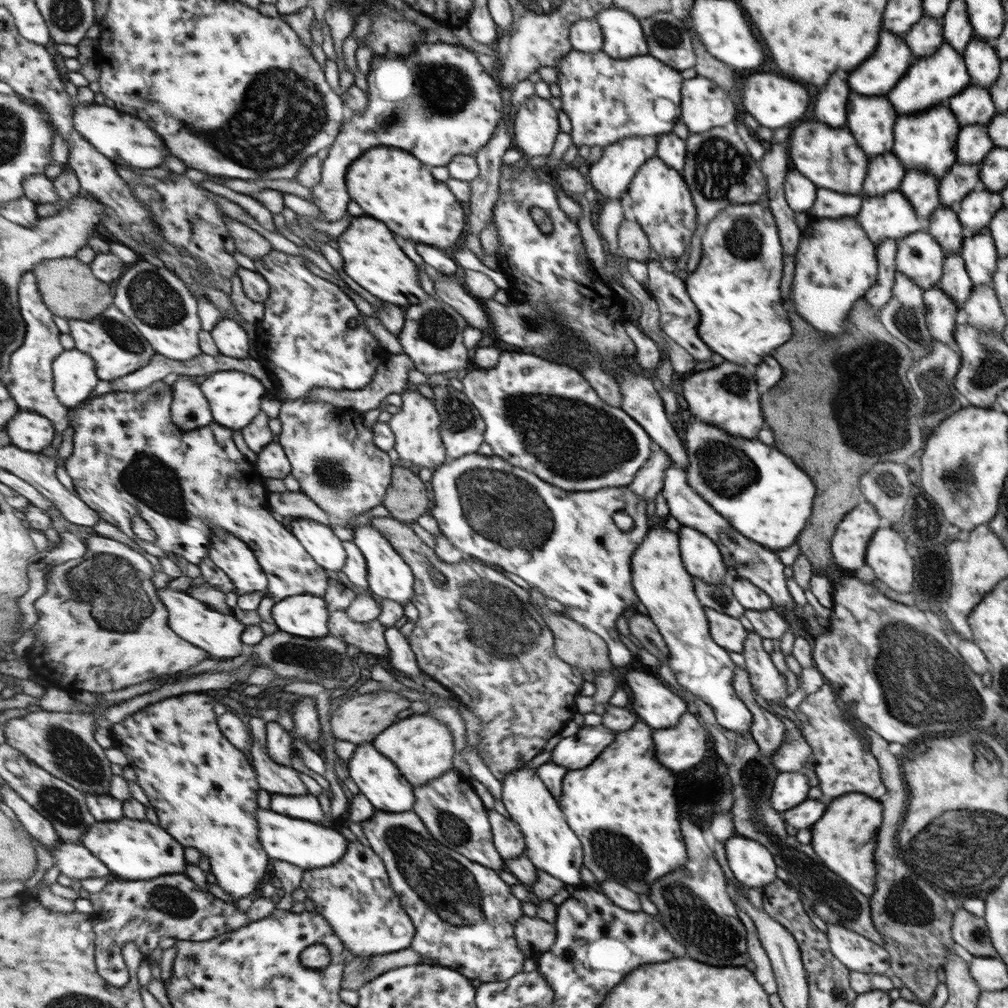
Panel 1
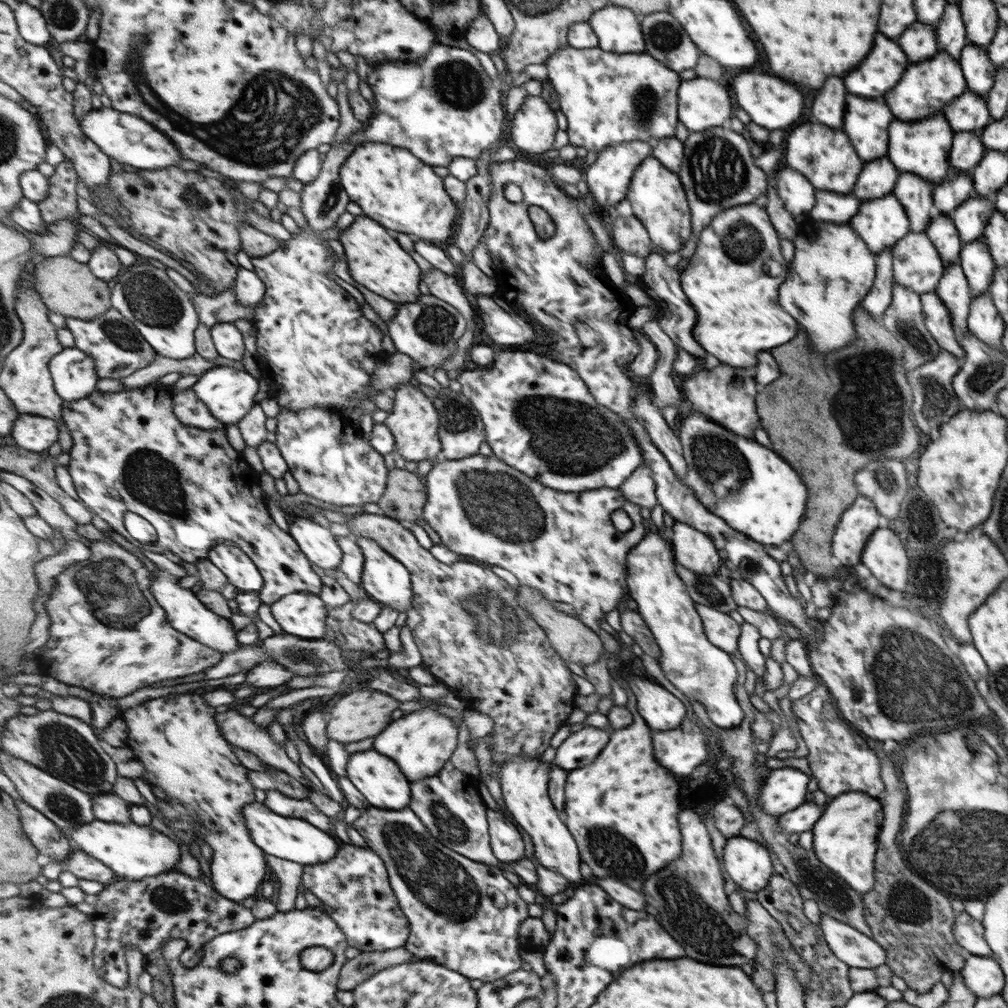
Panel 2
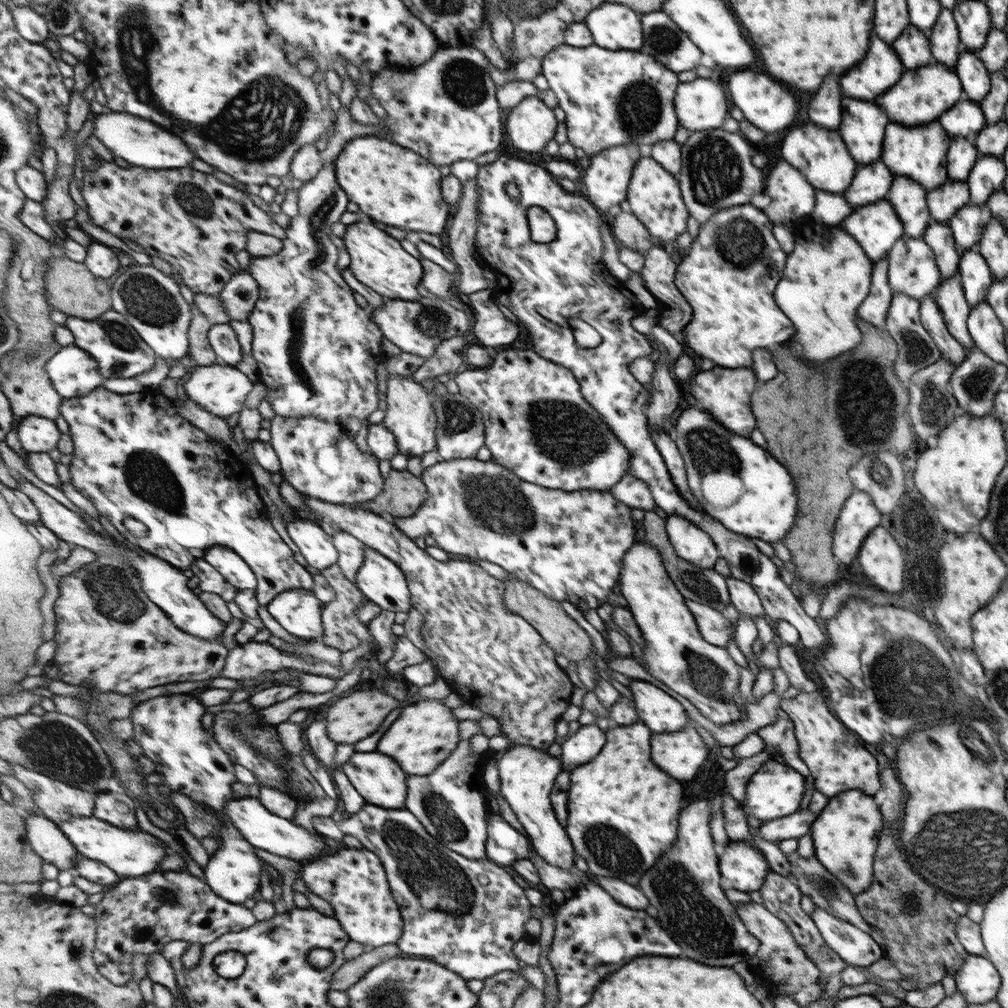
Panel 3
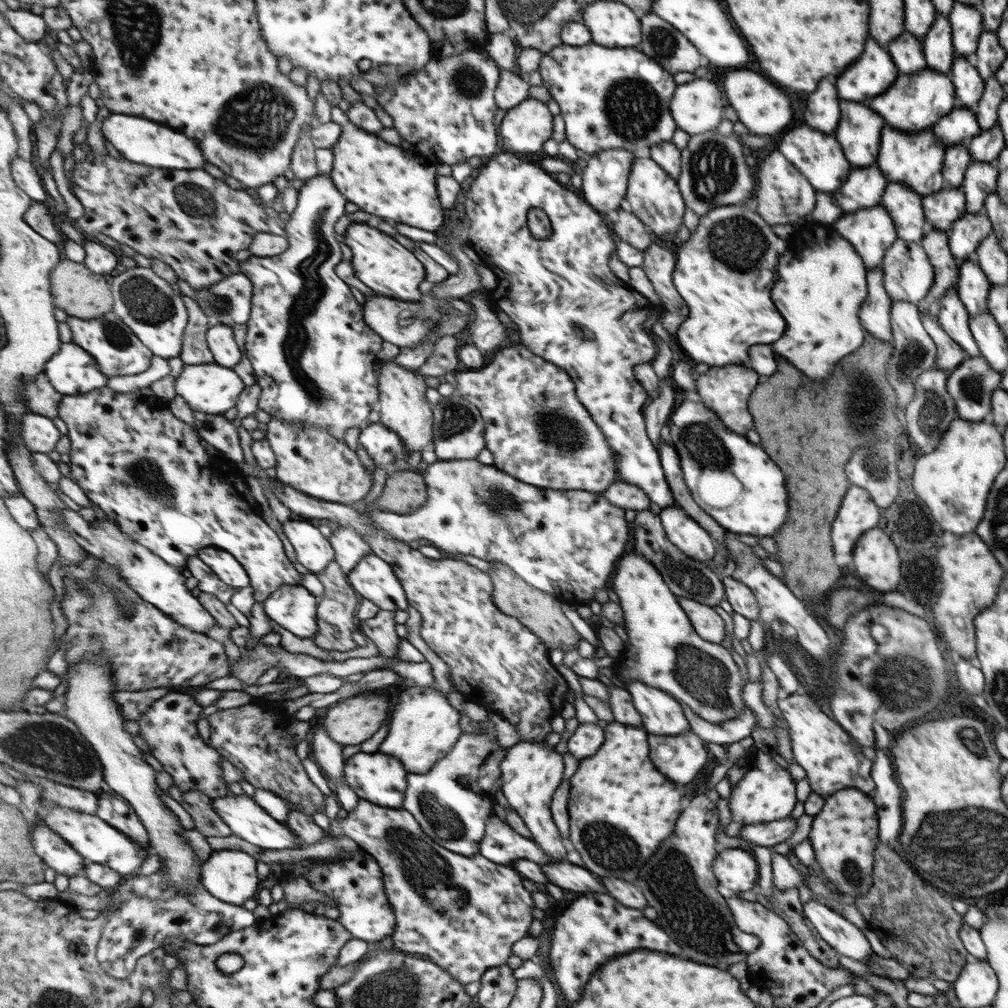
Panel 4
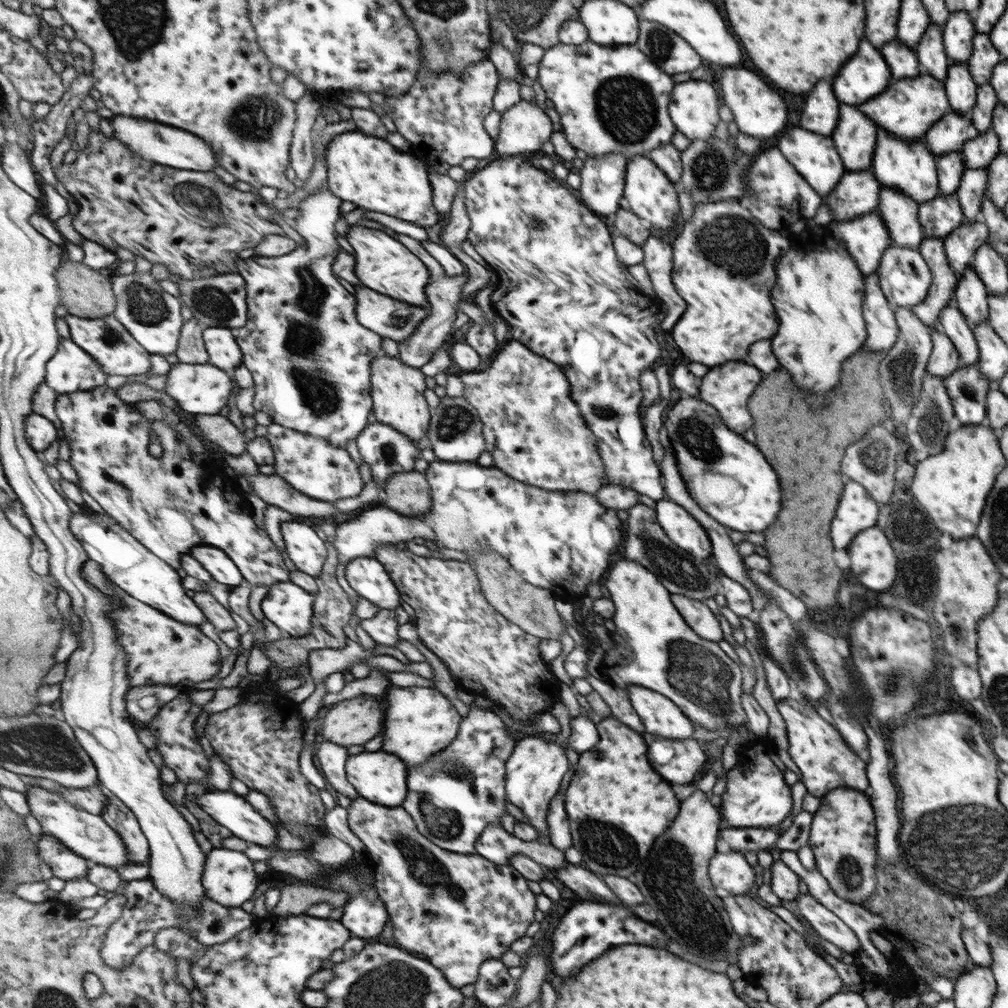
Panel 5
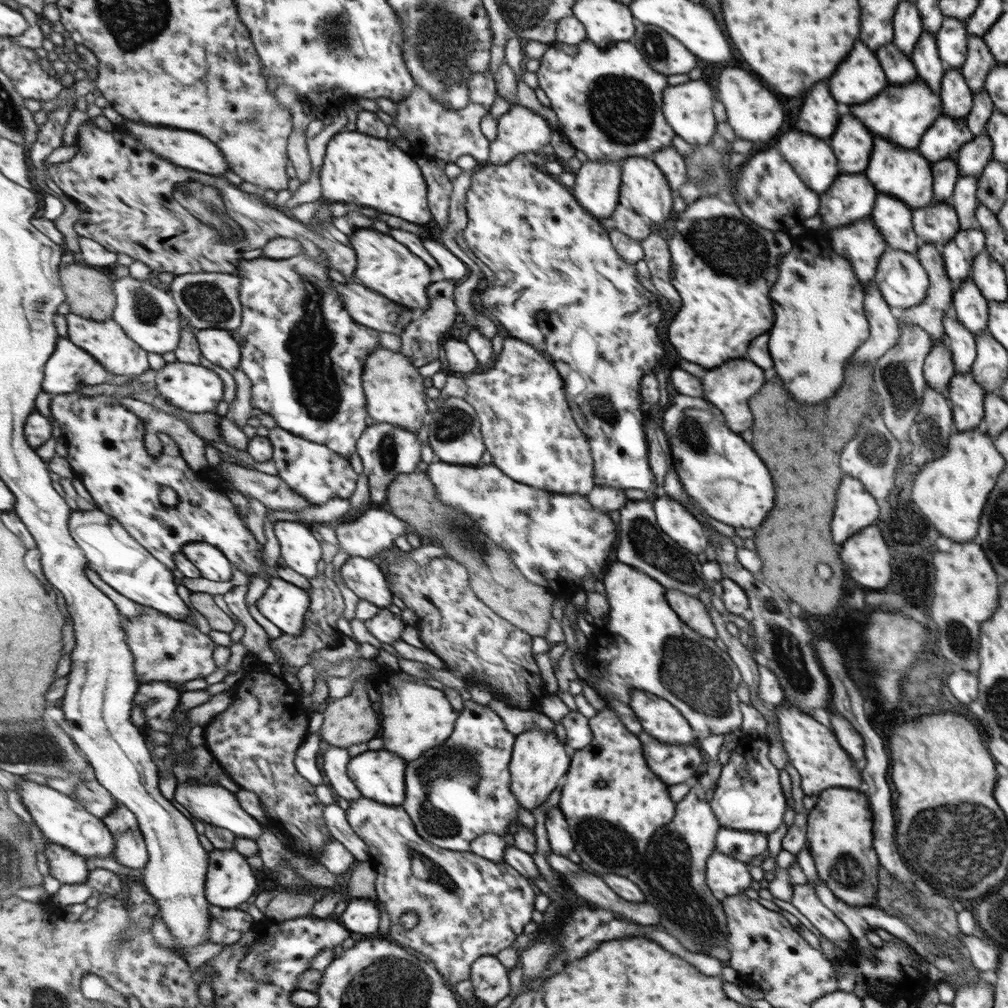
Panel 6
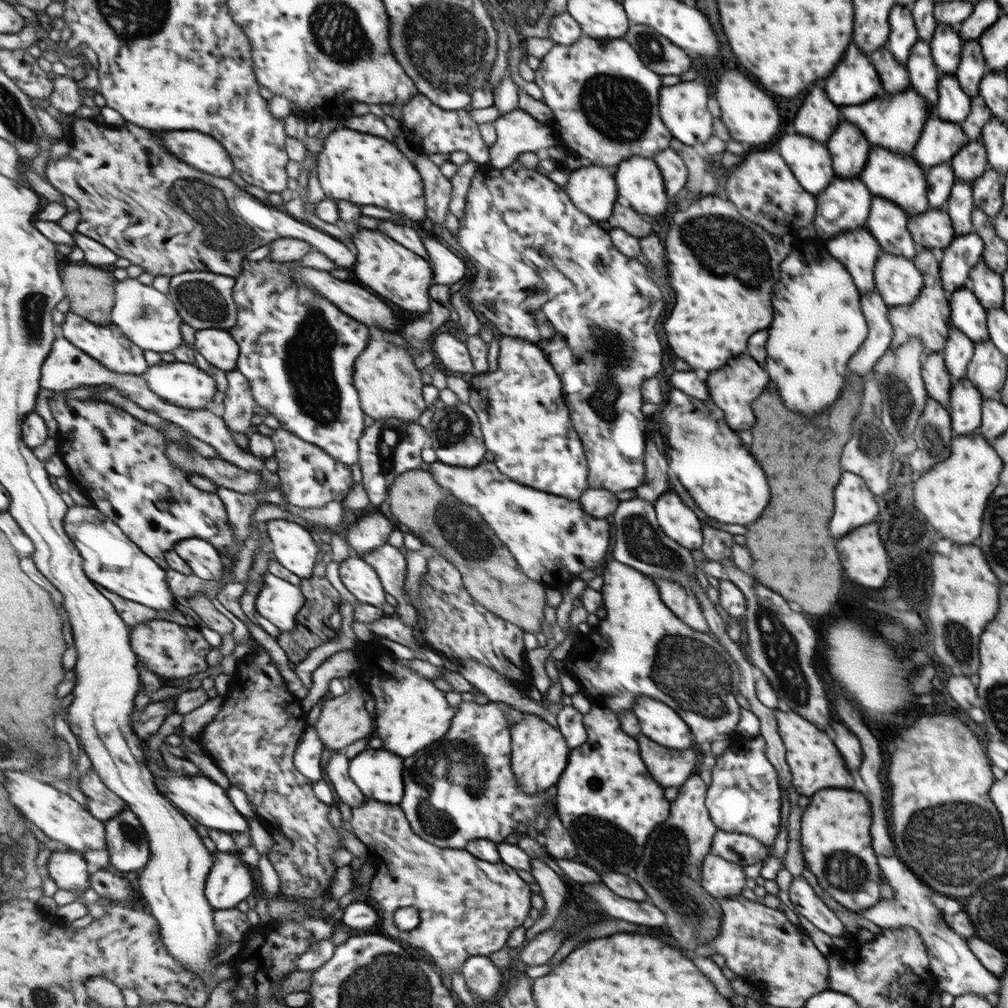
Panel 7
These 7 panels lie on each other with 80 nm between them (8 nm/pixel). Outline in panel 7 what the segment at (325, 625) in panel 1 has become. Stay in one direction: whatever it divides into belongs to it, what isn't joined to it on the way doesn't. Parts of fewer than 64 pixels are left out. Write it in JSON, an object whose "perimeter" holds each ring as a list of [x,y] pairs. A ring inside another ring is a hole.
{"perimeter":[[[270,572],[264,576],[264,587],[256,600],[257,610],[283,632],[293,632],[297,615],[307,606],[300,586],[295,586]]]}

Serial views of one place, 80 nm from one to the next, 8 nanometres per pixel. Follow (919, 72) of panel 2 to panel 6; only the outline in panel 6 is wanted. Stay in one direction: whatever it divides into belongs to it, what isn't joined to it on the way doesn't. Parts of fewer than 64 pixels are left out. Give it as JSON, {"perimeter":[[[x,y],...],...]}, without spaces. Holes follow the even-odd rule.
{"perimeter":[[[915,78],[910,83],[887,86],[883,96],[875,96],[875,100],[869,100],[867,104],[851,106],[851,114],[859,116],[859,120],[871,128],[874,137],[888,140],[901,148],[915,149],[930,124],[942,114],[941,97]]]}

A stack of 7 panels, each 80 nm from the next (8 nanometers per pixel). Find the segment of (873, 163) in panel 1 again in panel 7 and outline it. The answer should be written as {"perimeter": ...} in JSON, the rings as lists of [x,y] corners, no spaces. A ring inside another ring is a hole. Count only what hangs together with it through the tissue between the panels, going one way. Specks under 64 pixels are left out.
{"perimeter":[[[835,177],[825,190],[815,195],[815,198],[817,200],[817,214],[814,215],[812,224],[818,240],[826,241],[840,232],[863,227],[866,219],[869,218],[873,196],[858,177]]]}

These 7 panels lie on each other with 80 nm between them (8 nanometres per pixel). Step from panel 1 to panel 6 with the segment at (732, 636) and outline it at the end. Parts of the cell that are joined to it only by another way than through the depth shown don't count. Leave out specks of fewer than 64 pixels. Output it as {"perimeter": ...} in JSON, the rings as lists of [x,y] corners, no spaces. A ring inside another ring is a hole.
{"perimeter":[[[667,588],[665,595],[670,607],[693,632],[698,633],[699,636],[706,636],[711,640],[716,638],[718,631],[714,627],[709,612],[697,596],[689,596],[675,588]]]}

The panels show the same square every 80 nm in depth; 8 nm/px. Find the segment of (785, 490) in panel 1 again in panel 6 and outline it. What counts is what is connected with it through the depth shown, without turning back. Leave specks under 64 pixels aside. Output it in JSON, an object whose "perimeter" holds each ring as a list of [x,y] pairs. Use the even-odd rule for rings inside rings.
{"perimeter":[[[673,396],[669,408],[660,410],[661,429],[670,448],[671,468],[676,472],[683,490],[693,498],[707,516],[723,522],[733,528],[757,528],[773,506],[773,482],[763,461],[755,454],[752,446],[743,442],[737,434],[725,423],[725,417],[720,409],[709,401],[691,396]]]}

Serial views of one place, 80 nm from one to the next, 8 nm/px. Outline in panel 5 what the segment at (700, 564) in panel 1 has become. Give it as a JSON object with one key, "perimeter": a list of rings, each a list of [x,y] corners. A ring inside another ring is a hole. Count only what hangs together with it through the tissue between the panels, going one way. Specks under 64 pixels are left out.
{"perimeter":[[[663,498],[656,503],[654,511],[662,532],[672,544],[701,559],[711,556],[712,546],[706,529],[701,528],[682,505]]]}

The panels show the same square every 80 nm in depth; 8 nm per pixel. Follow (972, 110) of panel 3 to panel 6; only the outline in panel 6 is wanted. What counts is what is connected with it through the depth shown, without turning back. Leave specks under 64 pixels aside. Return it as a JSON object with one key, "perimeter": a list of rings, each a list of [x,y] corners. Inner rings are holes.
{"perimeter":[[[941,114],[922,135],[917,150],[925,160],[934,162],[953,157],[962,144],[969,143],[974,134],[967,128],[965,118]]]}

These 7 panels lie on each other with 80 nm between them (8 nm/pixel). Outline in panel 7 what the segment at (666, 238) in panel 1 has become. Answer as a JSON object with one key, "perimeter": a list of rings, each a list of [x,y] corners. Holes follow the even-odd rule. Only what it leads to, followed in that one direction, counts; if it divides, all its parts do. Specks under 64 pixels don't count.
{"perimeter":[[[633,156],[615,166],[621,200],[635,212],[651,219],[665,212],[667,192],[657,164],[647,157]]]}

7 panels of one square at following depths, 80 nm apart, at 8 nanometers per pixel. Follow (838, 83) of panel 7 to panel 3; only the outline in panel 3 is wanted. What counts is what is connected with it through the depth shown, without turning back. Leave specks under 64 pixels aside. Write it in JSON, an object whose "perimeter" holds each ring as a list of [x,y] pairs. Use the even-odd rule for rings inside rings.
{"perimeter":[[[875,36],[871,52],[839,80],[841,92],[851,98],[871,100],[893,87],[904,70],[892,44],[885,44]]]}

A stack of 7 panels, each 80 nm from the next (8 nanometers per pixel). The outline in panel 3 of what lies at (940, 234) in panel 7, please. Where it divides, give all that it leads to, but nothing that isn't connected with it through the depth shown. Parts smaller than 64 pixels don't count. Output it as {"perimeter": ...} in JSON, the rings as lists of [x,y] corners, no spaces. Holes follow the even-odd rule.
{"perimeter":[[[947,178],[937,188],[926,193],[926,205],[931,222],[947,223],[950,216],[969,200],[969,191],[964,181]]]}

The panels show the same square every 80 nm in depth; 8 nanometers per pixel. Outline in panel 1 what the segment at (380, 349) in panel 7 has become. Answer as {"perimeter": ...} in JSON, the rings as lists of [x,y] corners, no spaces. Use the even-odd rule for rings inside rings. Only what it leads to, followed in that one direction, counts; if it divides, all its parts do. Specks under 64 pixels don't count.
{"perimeter":[[[409,391],[402,395],[400,411],[392,415],[388,421],[396,436],[396,448],[401,460],[405,460],[405,468],[419,466],[435,471],[448,460],[448,452],[442,439],[441,416],[434,400],[425,398],[418,391]]]}

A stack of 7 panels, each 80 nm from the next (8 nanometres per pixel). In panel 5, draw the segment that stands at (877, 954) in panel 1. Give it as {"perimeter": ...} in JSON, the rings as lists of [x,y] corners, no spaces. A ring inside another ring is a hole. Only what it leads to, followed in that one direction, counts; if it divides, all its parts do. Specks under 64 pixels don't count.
{"perimeter":[[[799,893],[795,900],[799,914],[823,940],[831,942],[833,946],[847,954],[855,953],[861,956],[859,940],[840,918],[815,901],[809,893],[805,895]]]}

